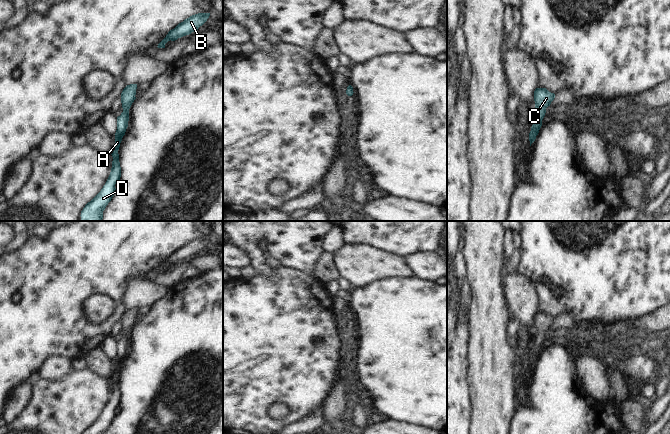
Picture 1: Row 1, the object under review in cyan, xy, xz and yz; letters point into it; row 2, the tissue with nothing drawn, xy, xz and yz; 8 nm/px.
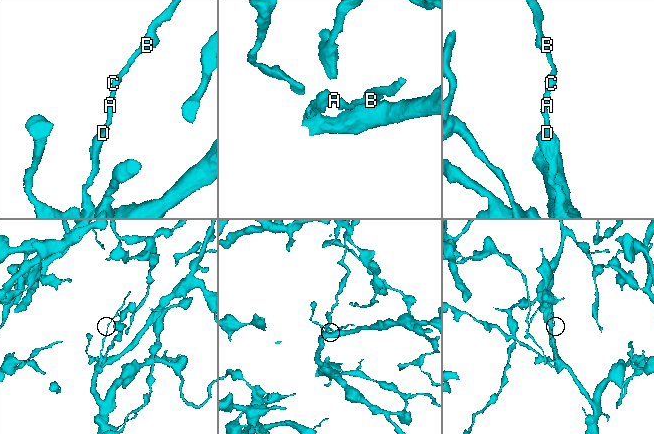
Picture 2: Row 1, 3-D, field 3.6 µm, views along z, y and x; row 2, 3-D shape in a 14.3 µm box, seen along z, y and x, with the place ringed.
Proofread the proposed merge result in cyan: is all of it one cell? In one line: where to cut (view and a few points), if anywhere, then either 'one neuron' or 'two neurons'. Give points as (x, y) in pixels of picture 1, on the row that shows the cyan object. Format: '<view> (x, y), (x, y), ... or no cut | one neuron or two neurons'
no cut | one neuron

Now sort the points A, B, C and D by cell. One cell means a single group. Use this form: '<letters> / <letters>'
A B C D

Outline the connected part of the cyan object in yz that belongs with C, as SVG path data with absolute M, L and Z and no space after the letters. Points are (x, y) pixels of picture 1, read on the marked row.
M536 88L534 91L534 101L536 112L534 114L534 121L529 133L530 146L535 141L536 136L542 126L542 120L546 113L546 108L550 106L554 100L555 94L549 92L546 88Z

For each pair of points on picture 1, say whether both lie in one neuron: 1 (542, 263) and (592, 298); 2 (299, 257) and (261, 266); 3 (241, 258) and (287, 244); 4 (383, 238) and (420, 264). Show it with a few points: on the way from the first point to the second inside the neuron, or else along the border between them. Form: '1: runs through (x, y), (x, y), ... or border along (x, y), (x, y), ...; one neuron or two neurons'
1: runs through (555, 263), (558, 263), (580, 285); one neuron
2: runs through (282, 240), (261, 235), (255, 249); one neuron
3: border along (233, 243), (241, 246), (250, 254), (252, 264); two neurons
4: border along (431, 250), (412, 253), (406, 257); two neurons

